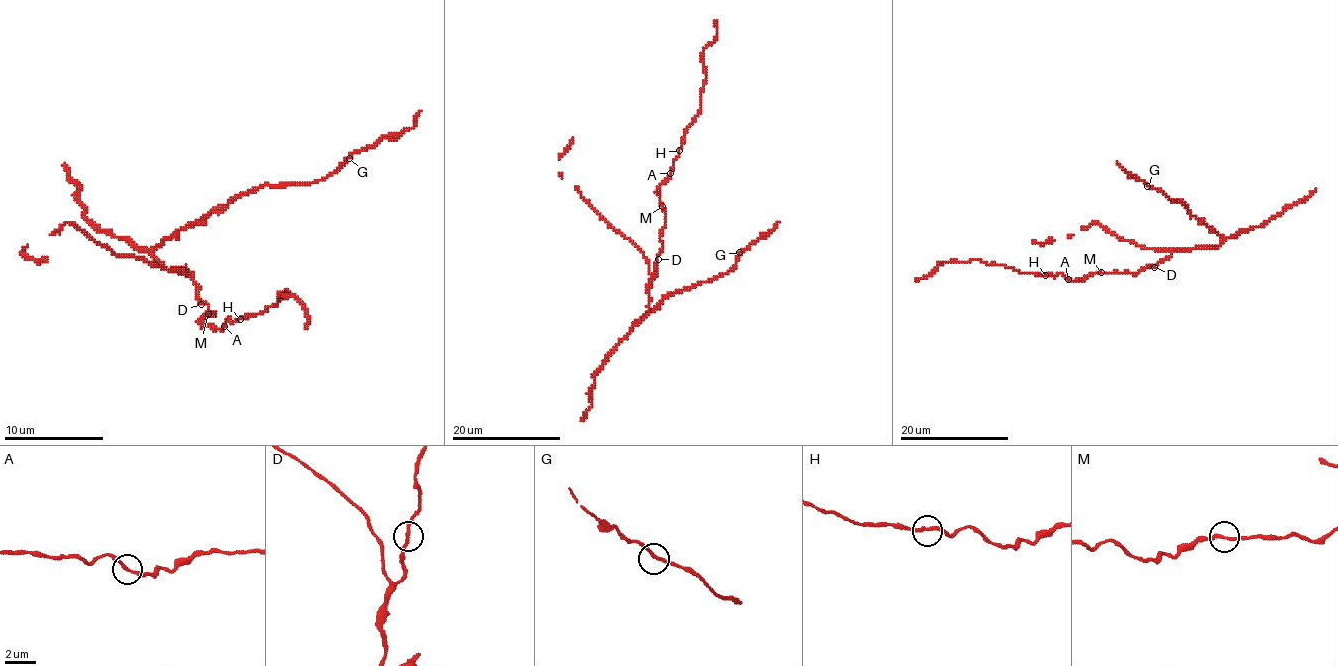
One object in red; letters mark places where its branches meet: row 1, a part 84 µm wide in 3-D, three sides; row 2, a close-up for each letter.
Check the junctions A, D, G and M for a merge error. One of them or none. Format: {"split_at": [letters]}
{"split_at": []}

